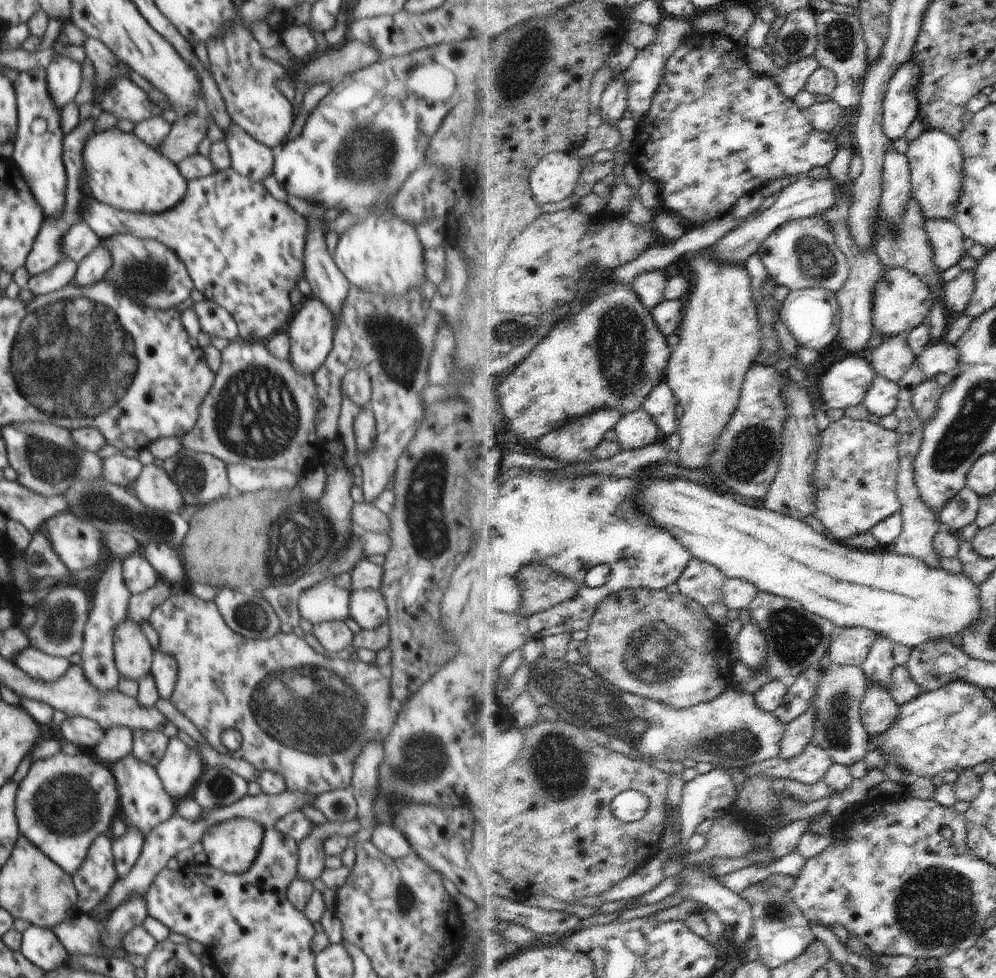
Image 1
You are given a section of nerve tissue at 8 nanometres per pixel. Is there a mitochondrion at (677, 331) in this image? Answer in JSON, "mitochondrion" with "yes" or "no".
{"mitochondrion":"no"}

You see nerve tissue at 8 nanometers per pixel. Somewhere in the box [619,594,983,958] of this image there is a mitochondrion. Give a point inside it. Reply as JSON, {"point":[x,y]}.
{"point":[936,909]}

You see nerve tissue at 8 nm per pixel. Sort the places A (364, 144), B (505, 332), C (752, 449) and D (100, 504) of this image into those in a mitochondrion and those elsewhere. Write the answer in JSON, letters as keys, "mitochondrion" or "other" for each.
{"A":"mitochondrion","B":"mitochondrion","C":"mitochondrion","D":"mitochondrion"}

